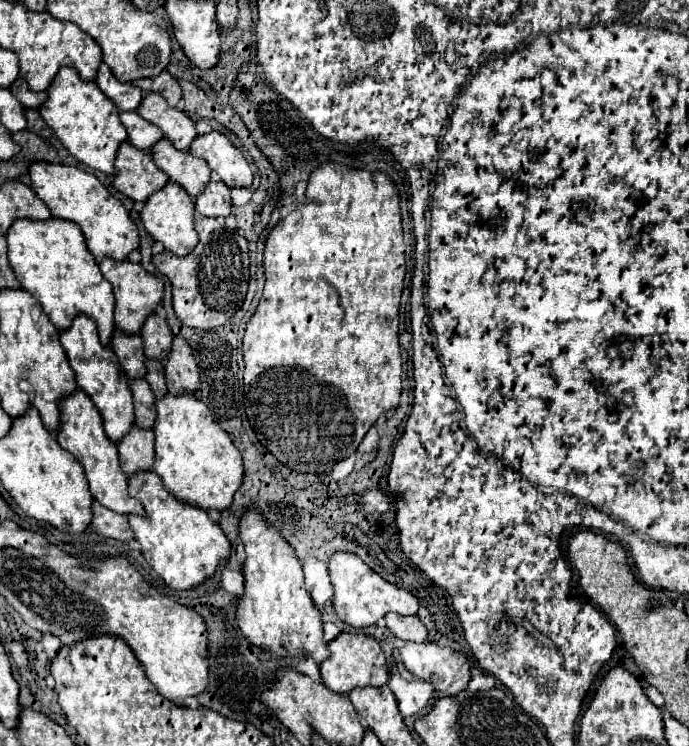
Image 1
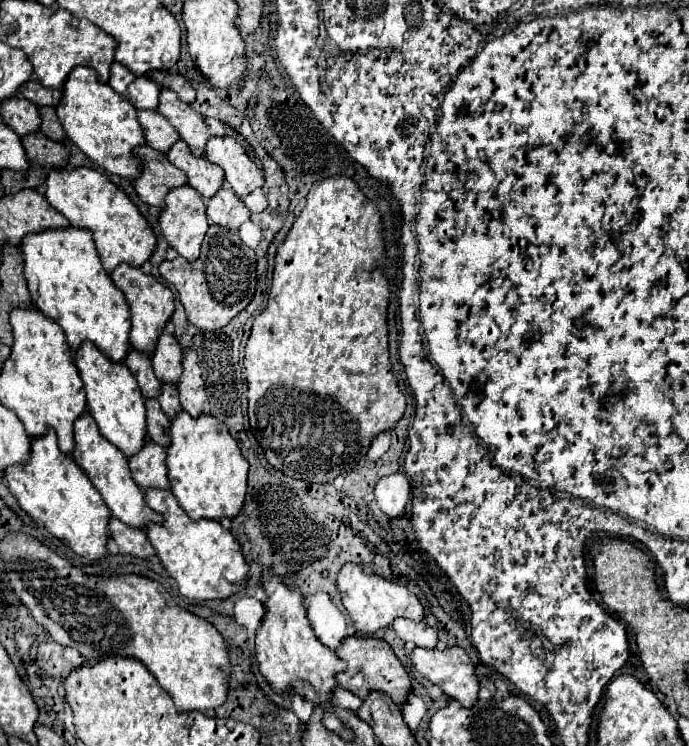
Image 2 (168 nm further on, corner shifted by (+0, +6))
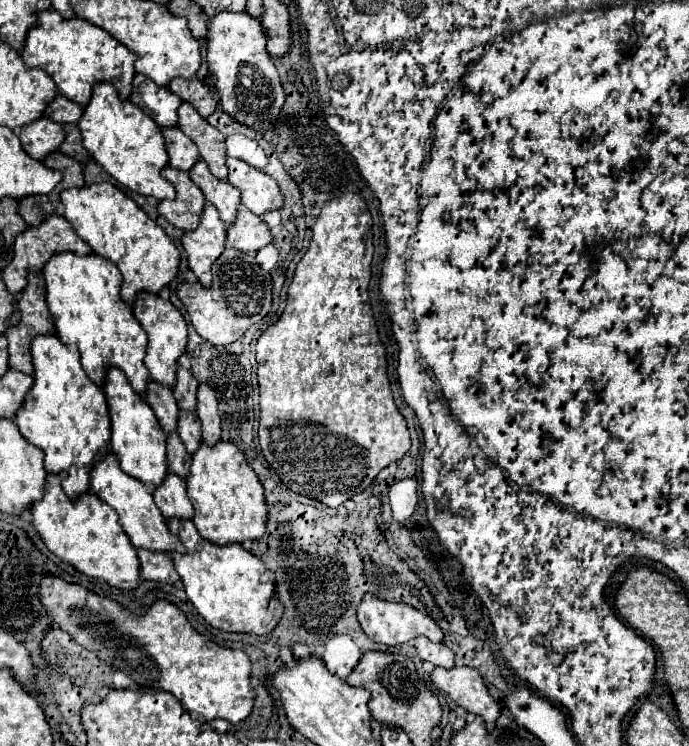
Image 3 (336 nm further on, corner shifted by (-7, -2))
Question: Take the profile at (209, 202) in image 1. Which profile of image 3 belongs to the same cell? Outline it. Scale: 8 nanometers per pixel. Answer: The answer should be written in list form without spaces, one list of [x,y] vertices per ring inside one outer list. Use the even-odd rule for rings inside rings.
[[[238,206],[236,222],[228,228],[228,234],[226,234],[226,246],[256,254],[256,250],[260,250],[270,242],[272,242],[272,236],[266,222],[260,216],[248,212],[248,208]]]

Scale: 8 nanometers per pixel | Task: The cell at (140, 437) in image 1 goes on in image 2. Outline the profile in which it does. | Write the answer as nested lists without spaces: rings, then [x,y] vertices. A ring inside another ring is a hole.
[[[149,440],[141,452],[129,458],[129,468],[131,468],[133,480],[143,492],[151,488],[169,490],[169,478],[165,476],[165,448],[163,446]]]

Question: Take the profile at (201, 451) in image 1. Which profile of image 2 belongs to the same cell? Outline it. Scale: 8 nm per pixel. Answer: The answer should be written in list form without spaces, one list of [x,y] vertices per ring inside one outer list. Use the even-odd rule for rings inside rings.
[[[179,412],[177,418],[171,422],[171,440],[173,444],[167,448],[167,470],[169,470],[169,480],[171,480],[171,492],[175,494],[179,506],[187,512],[191,520],[221,520],[229,518],[233,520],[239,516],[245,494],[247,494],[247,472],[249,472],[249,462],[243,458],[237,442],[229,434],[227,426],[219,422],[213,416],[201,414],[197,420],[193,420],[187,412]]]

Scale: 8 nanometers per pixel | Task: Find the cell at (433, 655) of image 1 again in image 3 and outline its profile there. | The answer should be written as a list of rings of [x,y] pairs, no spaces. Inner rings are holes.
[[[436,666],[430,672],[430,680],[442,692],[446,692],[458,706],[462,706],[470,714],[478,714],[484,718],[488,730],[496,726],[500,716],[500,704],[488,694],[480,672],[472,666],[454,666],[440,668]]]

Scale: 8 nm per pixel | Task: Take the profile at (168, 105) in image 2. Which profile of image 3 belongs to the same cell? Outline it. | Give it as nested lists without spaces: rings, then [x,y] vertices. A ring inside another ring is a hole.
[[[182,102],[178,108],[178,128],[194,140],[198,146],[200,158],[210,166],[210,170],[224,180],[226,178],[226,146],[224,146],[224,136],[220,130],[210,126],[188,102]]]

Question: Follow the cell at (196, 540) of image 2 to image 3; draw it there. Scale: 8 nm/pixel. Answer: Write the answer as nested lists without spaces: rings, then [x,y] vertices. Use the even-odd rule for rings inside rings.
[[[168,518],[168,528],[180,536],[186,554],[172,552],[174,568],[180,574],[188,600],[194,604],[200,616],[218,630],[228,632],[252,632],[268,634],[274,630],[282,616],[282,604],[274,604],[274,612],[266,612],[270,598],[274,596],[274,574],[264,566],[260,558],[244,550],[242,544],[218,546],[204,540],[192,520]]]

